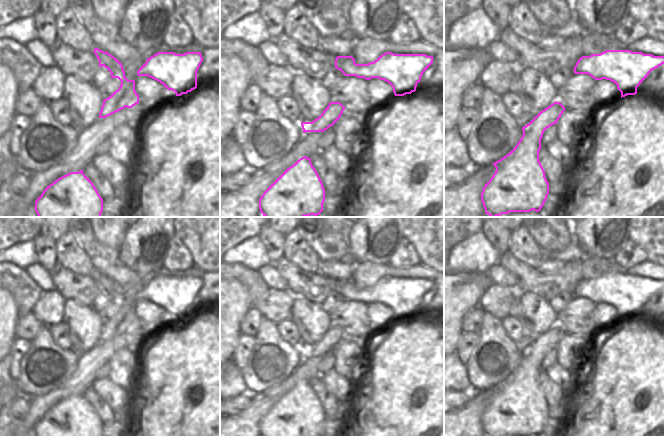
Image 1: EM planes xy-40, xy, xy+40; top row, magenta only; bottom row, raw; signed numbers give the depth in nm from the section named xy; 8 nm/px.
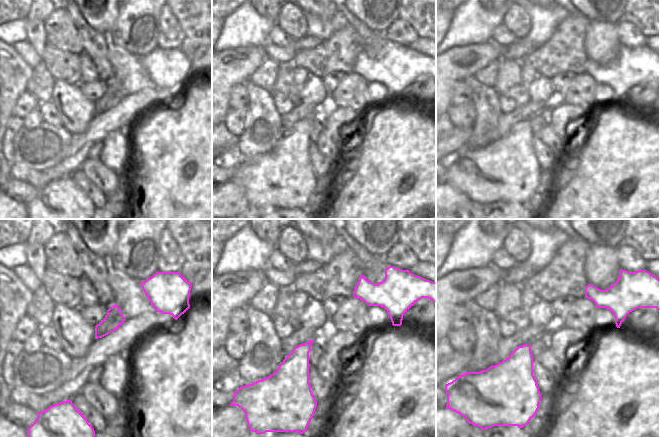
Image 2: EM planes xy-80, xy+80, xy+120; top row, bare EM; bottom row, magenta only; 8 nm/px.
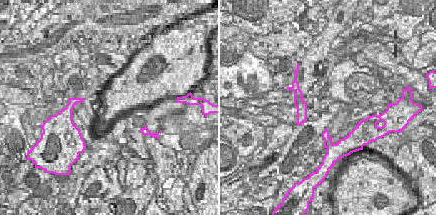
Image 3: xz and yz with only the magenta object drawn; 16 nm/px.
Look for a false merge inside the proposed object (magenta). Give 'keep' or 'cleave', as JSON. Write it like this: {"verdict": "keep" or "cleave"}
{"verdict": "cleave"}

